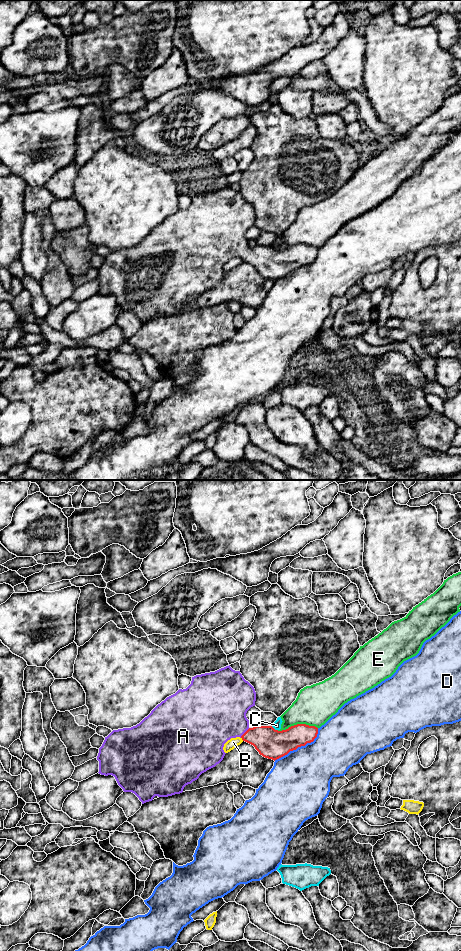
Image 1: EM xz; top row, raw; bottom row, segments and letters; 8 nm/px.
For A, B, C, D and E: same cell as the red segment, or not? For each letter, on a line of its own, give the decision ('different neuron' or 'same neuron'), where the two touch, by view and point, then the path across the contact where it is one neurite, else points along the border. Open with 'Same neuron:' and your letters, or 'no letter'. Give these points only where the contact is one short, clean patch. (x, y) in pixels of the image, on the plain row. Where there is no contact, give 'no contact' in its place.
Same neuron: A
A: same neuron | xz (244, 253) | across xz (270, 263), (259, 256), (244, 253), (220, 233)
B: different neuron | xz (242, 259)
C: different neuron | xz (273, 248)
D: different neuron | xz (299, 266)
E: different neuron | xz (297, 244)

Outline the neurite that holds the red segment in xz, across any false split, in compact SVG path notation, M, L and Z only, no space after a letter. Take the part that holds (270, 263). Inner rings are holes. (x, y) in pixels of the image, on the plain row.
M230 185L196 195L186 209L179 209L167 217L139 244L113 250L105 257L97 276L98 293L114 296L124 312L134 313L144 324L155 316L182 313L186 305L223 280L226 274L224 264L231 258L240 257L253 265L260 275L275 281L317 257L318 248L306 244L297 244L282 251L272 246L250 248L246 233L255 226L255 221L254 207Z

